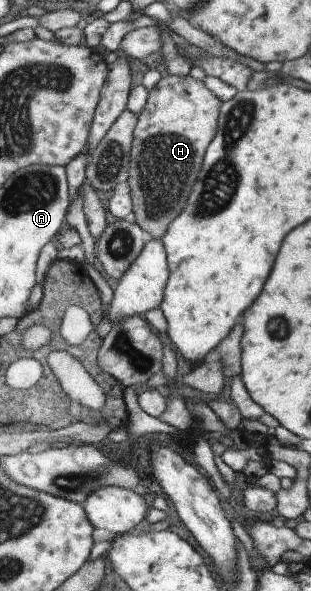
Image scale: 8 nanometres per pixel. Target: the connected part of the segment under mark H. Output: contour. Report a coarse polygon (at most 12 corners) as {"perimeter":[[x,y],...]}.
{"perimeter":[[165,75],[136,128],[133,219],[163,239],[188,205],[223,105]]}

